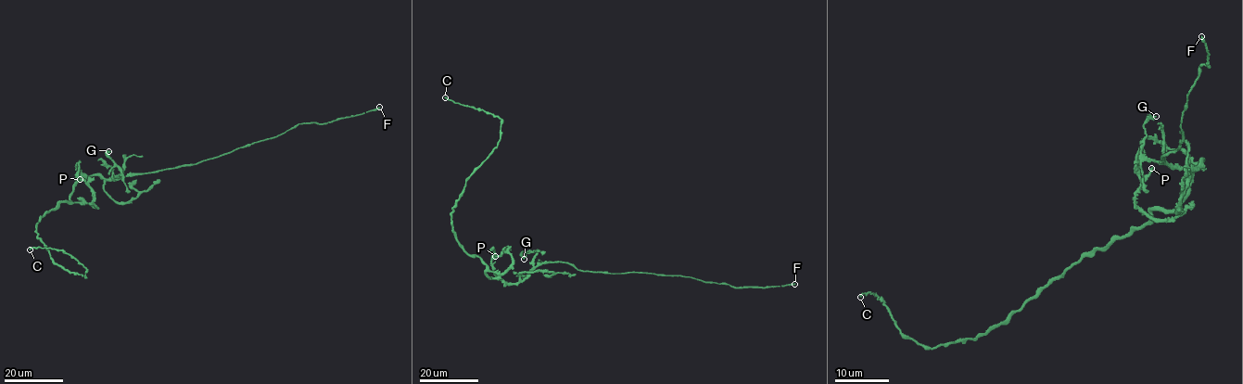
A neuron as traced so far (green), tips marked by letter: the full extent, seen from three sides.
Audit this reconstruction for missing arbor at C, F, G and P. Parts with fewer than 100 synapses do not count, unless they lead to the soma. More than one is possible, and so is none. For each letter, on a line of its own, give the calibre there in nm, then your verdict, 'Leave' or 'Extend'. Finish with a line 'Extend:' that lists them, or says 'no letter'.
C: Thickness 260 nm. Leave
F: Thickness 320 nm. Extend
G: Thickness 360 nm. Leave
P: Thickness 320 nm. Leave
Extend: F

